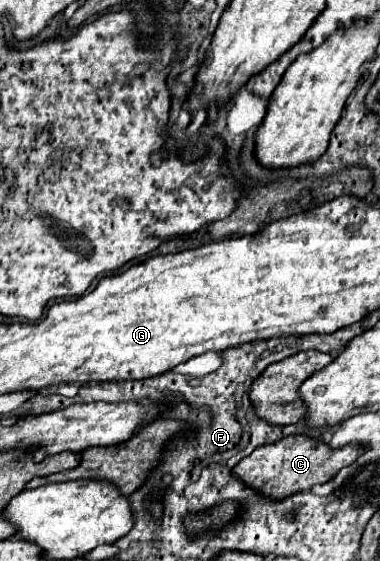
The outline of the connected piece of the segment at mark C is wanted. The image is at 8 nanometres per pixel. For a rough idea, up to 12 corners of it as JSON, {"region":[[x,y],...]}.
{"region":[[290,435],[254,449],[234,477],[270,499],[326,483],[362,449]]}

